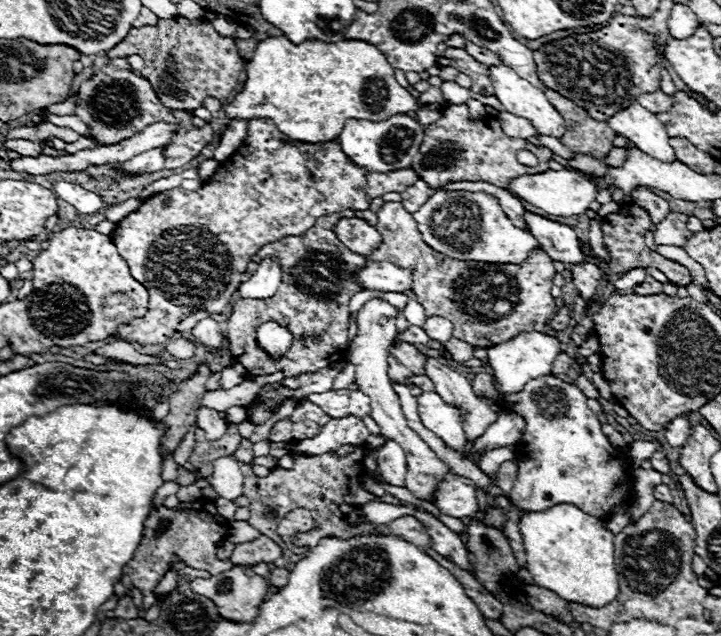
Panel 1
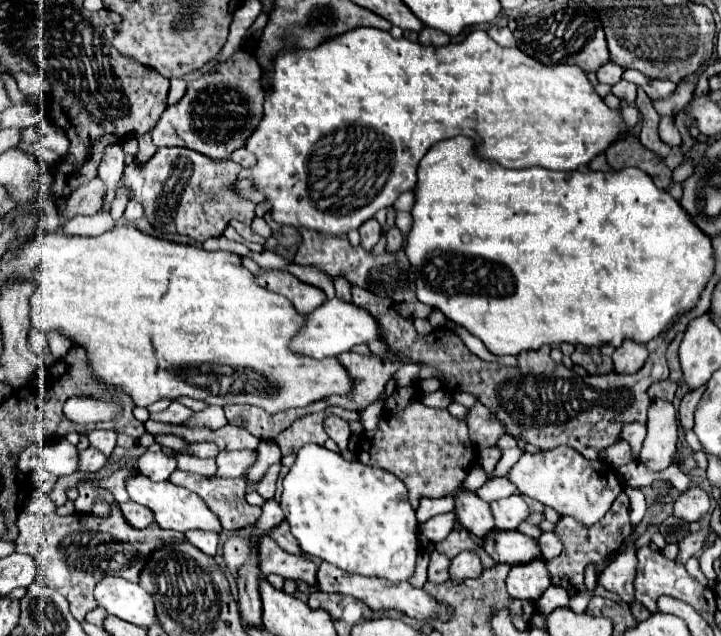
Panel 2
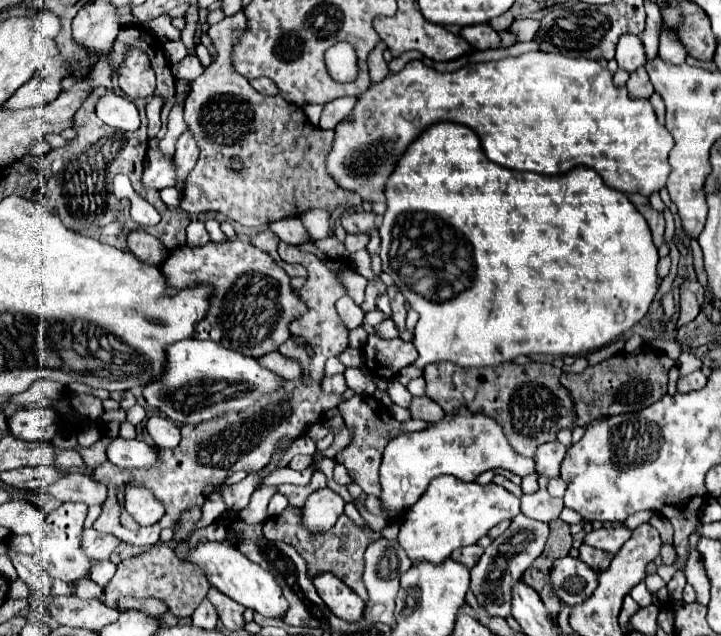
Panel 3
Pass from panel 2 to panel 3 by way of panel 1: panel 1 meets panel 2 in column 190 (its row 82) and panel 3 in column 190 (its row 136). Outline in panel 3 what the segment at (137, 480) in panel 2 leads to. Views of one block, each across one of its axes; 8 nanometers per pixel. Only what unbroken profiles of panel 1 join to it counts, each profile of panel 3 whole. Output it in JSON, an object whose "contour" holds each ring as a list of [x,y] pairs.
{"contour":[[[180,542],[176,546],[176,554],[180,558],[186,558],[186,560],[198,564],[206,572],[210,584],[216,586],[222,594],[230,596],[244,608],[250,608],[250,610],[262,614],[264,618],[284,618],[284,614],[288,610],[288,602],[286,602],[276,578],[272,574],[268,574],[268,570],[262,570],[258,564],[250,562],[238,548],[228,546],[226,542],[204,542],[204,544],[198,544],[198,548],[194,552],[188,552],[186,546],[188,546],[186,542]]]}

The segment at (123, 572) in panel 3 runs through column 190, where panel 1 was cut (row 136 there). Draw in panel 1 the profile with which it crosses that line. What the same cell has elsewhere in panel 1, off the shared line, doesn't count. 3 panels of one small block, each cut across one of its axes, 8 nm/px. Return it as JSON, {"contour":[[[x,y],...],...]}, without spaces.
{"contour":[[[546,92],[550,104],[562,112],[562,118],[566,120],[566,134],[560,138],[564,146],[568,146],[576,154],[588,154],[594,158],[602,158],[612,148],[612,142],[616,138],[614,130],[606,122],[598,122],[586,114],[580,106],[576,106],[572,100],[560,96],[558,92]]]}

